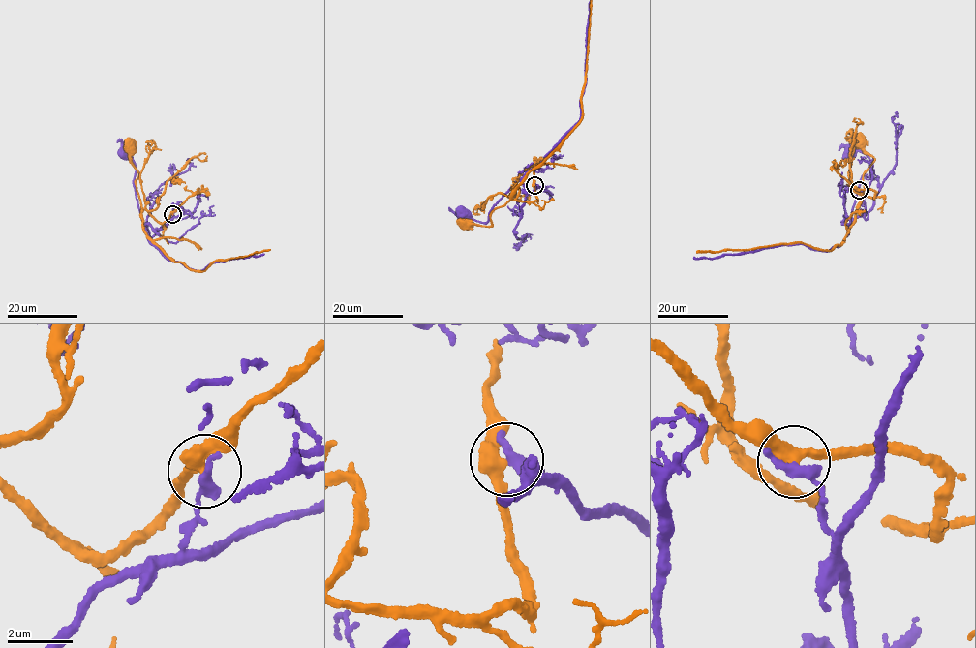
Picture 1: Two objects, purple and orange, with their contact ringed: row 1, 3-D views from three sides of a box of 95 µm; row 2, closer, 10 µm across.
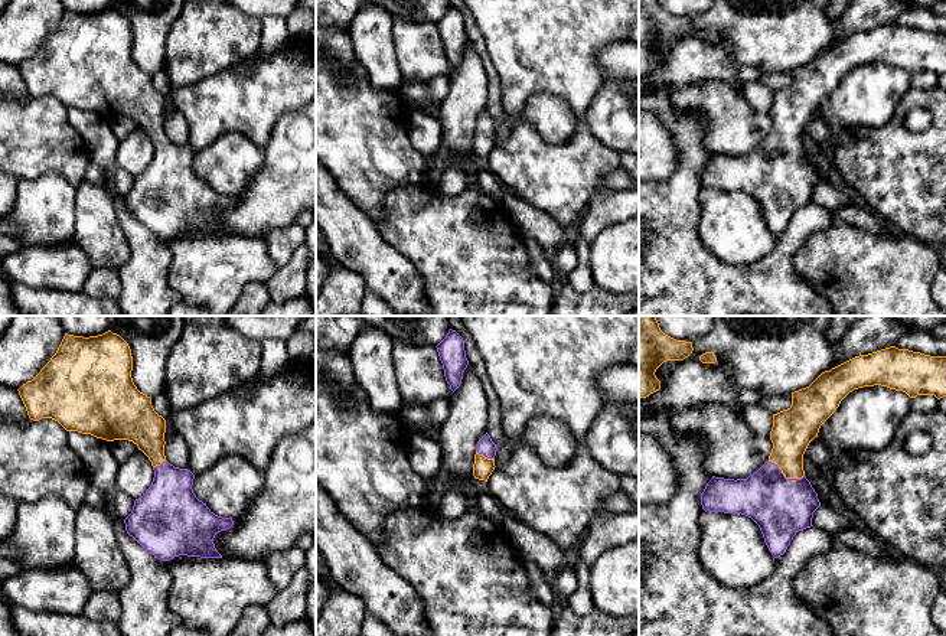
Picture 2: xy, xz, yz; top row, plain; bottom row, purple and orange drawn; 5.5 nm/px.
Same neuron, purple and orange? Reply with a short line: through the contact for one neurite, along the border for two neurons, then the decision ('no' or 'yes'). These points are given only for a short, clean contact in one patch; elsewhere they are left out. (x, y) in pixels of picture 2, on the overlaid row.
no

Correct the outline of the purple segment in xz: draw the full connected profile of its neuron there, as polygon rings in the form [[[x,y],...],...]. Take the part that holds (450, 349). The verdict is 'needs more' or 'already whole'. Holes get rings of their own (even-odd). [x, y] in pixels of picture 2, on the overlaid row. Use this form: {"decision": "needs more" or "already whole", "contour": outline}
{"decision": "already whole", "contour": [[[450,329],[436,348],[443,363],[446,381],[454,392],[460,387],[463,372],[469,365],[464,340],[456,330]]]}

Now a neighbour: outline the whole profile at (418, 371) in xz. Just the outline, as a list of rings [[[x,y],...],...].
[[[392,342],[392,361],[401,401],[430,407],[437,398],[447,398],[450,385],[433,345]]]

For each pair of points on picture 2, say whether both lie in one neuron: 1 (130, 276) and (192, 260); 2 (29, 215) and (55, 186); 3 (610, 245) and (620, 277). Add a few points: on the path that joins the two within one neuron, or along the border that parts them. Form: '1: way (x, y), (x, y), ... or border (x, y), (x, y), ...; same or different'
1: border (168, 247), (170, 251), (169, 284), (182, 297); different
2: way (36, 208), (51, 193); same
3: way (617, 253), (620, 255), (620, 270); same

